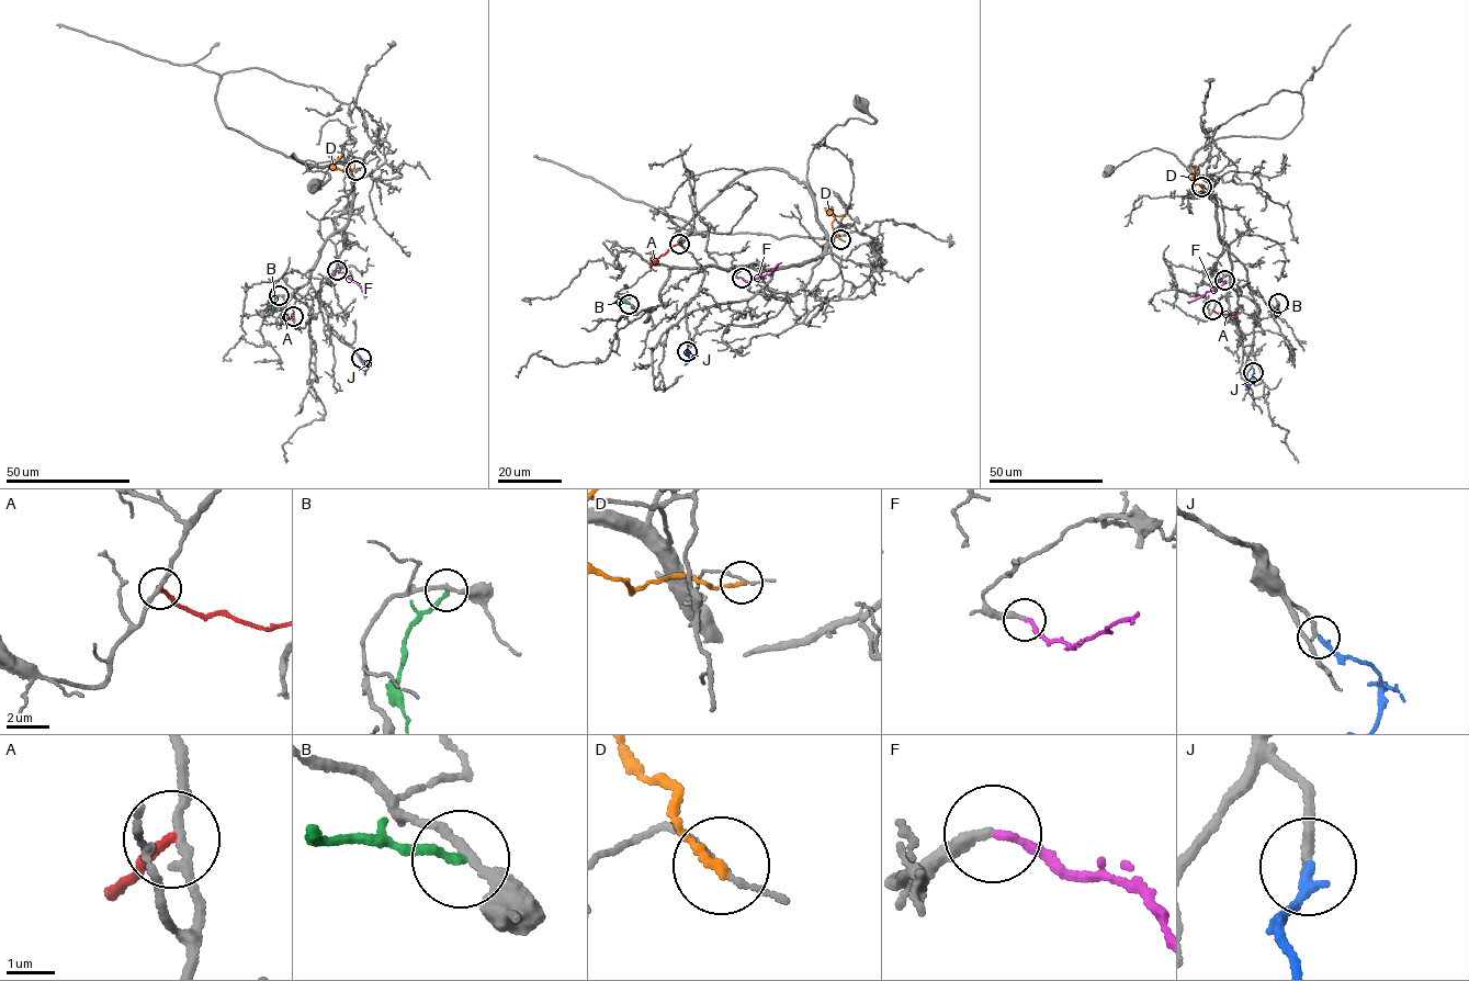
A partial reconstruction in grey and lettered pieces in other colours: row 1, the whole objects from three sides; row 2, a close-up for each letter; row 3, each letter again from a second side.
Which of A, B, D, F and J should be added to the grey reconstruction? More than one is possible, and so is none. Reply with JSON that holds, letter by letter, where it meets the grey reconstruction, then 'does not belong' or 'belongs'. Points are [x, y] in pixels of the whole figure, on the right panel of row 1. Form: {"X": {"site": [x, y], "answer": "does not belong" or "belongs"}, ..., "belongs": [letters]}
{"A": {"site": [1212, 309], "answer": "does not belong"}, "B": {"site": [1278, 303], "answer": "does not belong"}, "D": {"site": [1201, 187], "answer": "does not belong"}, "F": {"site": [1224, 280], "answer": "belongs"}, "J": {"site": [1253, 372], "answer": "belongs"}, "belongs": ["F", "J"]}

